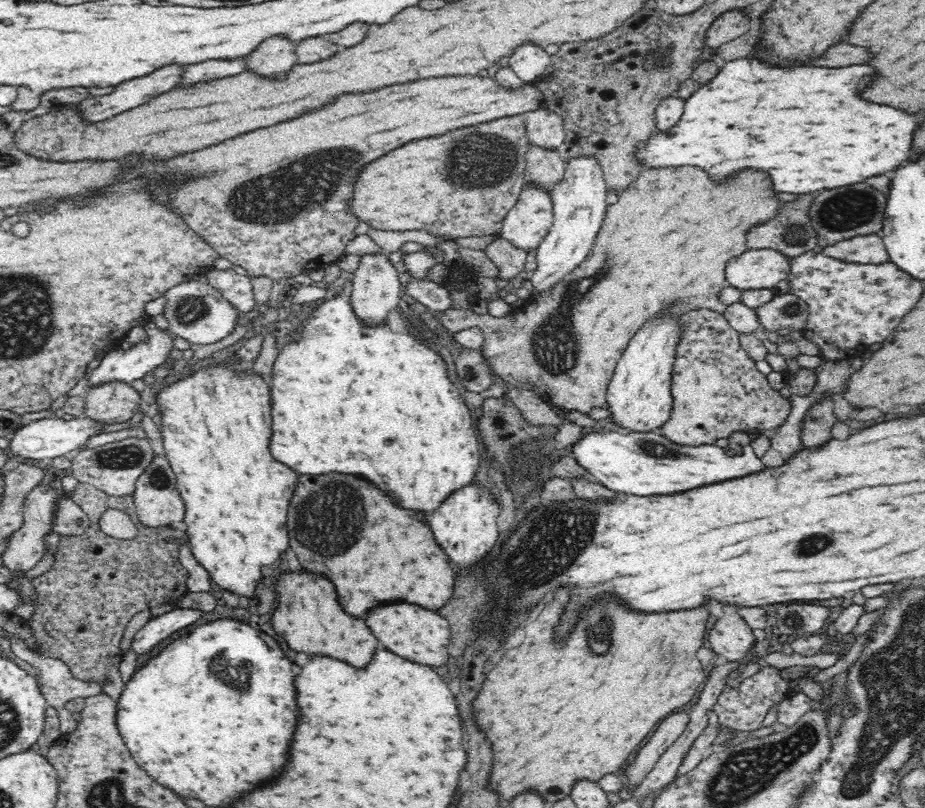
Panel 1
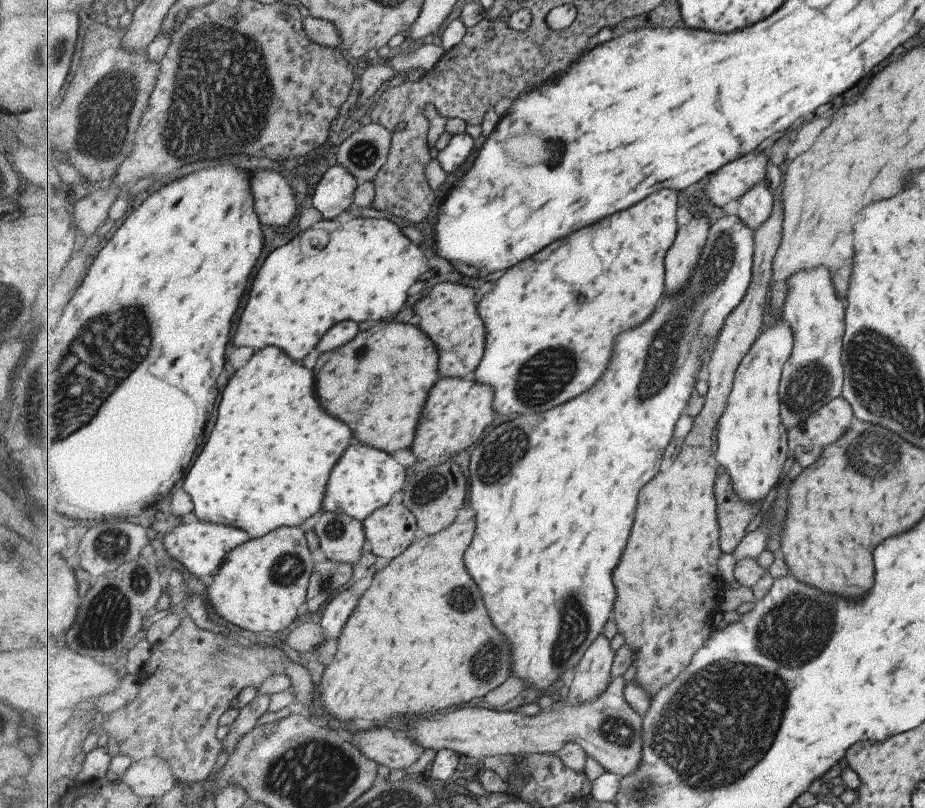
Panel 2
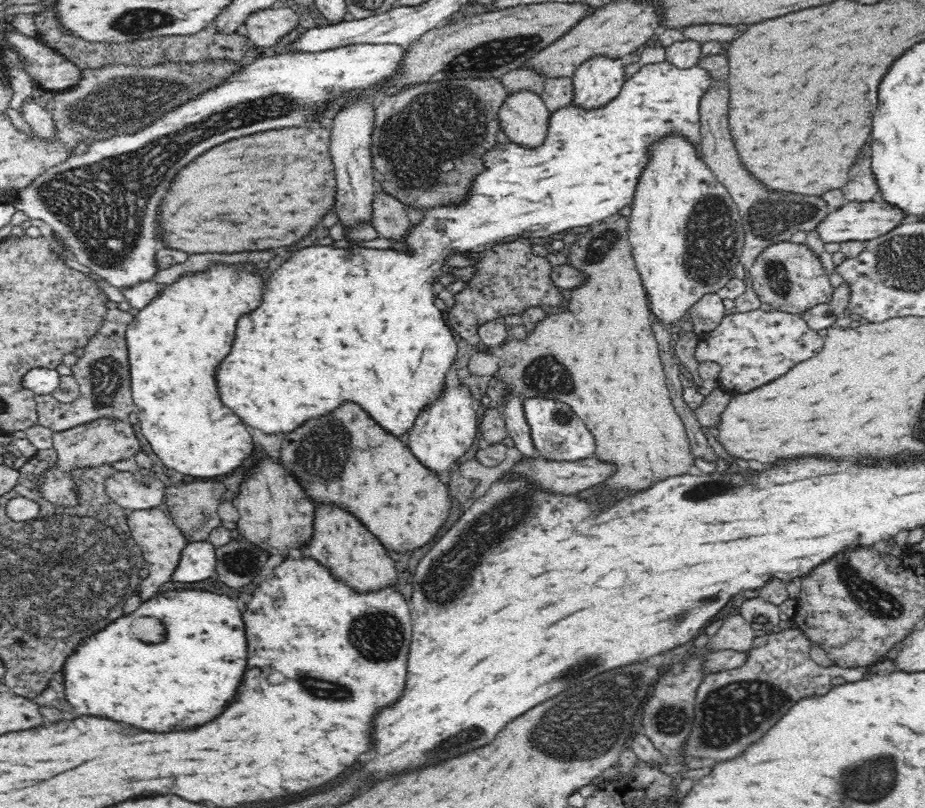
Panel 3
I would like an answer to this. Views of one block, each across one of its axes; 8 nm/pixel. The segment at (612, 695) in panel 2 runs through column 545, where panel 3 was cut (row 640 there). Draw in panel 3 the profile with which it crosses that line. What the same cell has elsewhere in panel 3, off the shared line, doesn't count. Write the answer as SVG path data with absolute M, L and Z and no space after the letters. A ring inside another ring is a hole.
M740 613L727 617L717 632L710 637L712 648L718 651L734 650L740 653L748 653L754 639L753 627Z

